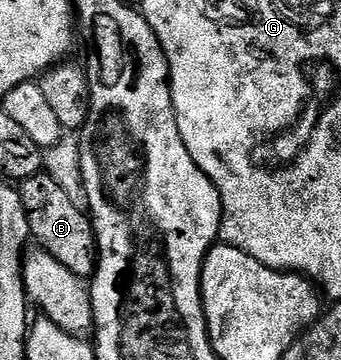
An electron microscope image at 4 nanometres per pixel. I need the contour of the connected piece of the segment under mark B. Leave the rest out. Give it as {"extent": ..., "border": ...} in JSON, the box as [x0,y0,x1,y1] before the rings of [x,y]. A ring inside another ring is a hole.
{"extent":[19,173,97,279],"border":[[[47,173],[36,174],[30,178],[22,178],[19,189],[23,196],[23,208],[27,208],[27,220],[32,241],[40,249],[45,250],[63,268],[71,268],[77,278],[92,279],[97,271],[97,234],[93,230],[93,219],[81,206],[75,205],[67,192],[51,180]]]}

